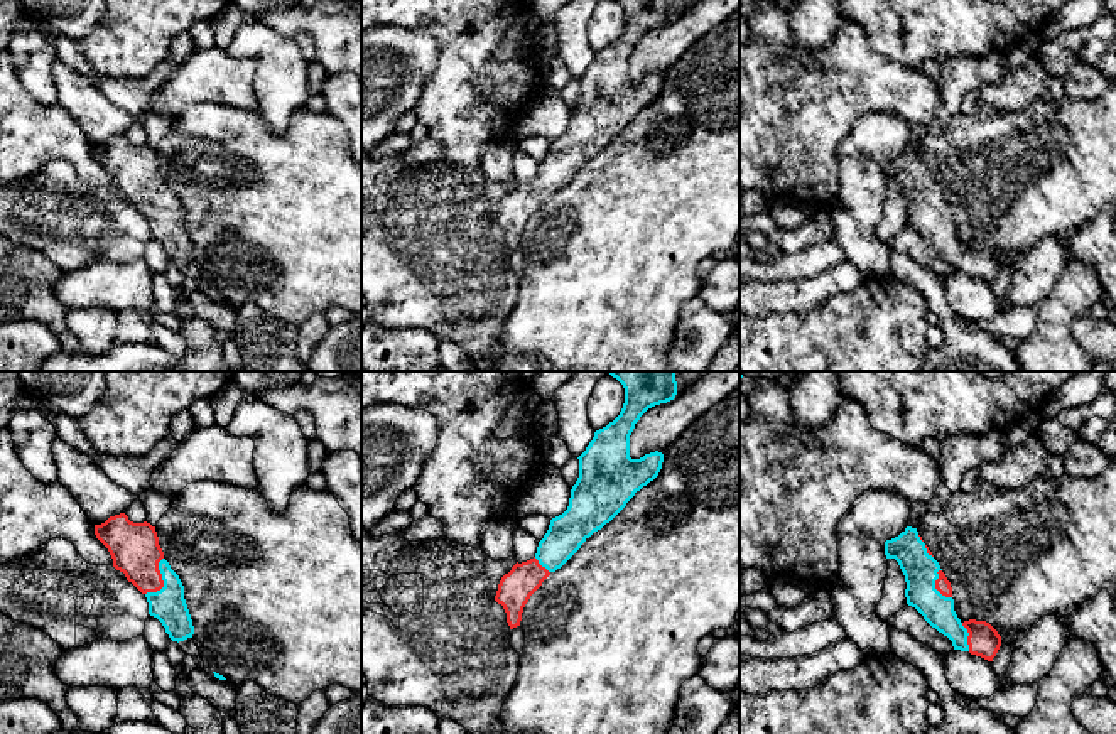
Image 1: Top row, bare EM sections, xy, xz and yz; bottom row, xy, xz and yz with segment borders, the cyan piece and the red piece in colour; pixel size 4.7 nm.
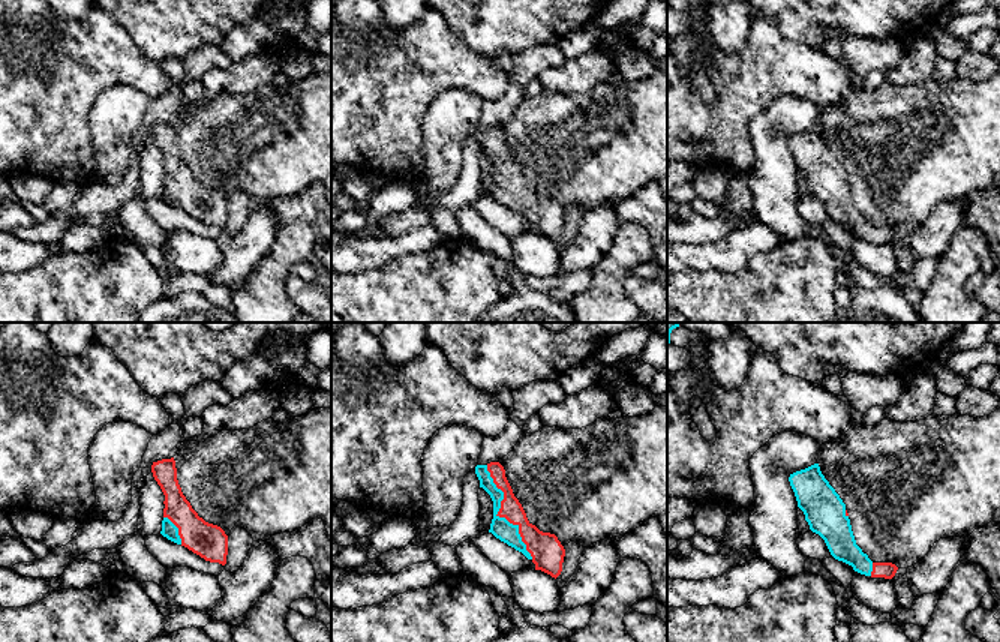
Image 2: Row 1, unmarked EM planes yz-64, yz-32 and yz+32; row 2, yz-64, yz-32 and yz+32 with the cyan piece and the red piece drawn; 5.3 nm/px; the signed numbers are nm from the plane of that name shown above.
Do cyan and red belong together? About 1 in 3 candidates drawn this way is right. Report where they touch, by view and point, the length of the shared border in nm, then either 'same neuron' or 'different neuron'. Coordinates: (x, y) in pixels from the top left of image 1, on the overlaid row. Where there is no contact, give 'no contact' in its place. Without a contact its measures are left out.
contact xy (162, 579); length 200 nm; same neuron

